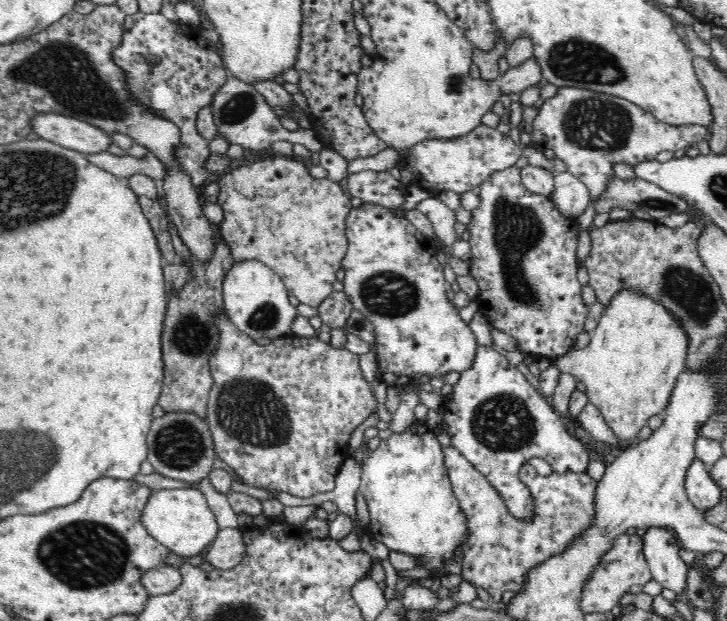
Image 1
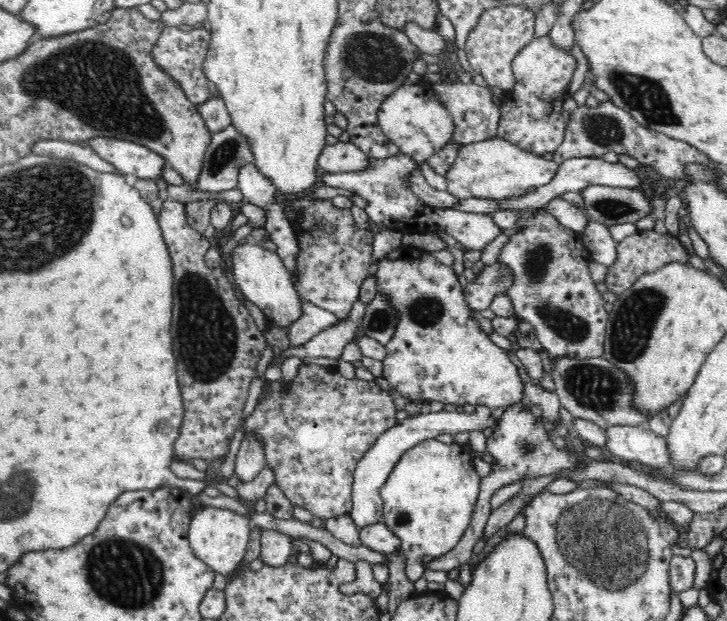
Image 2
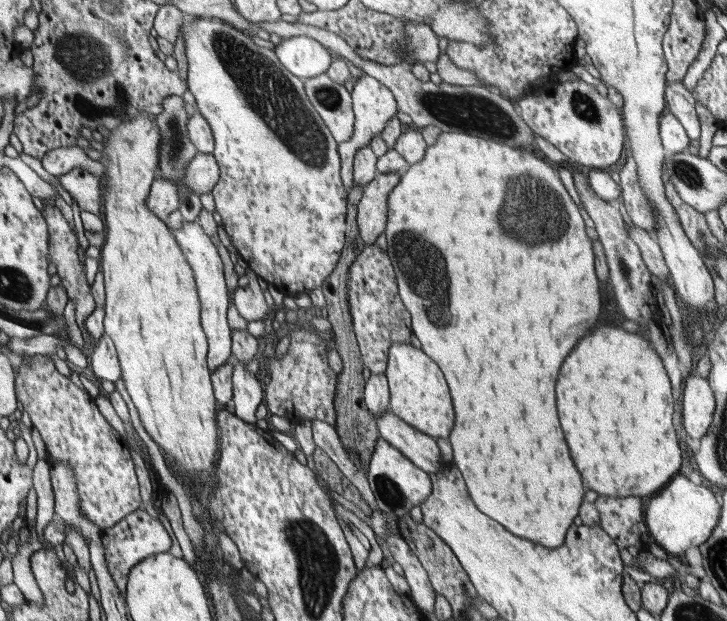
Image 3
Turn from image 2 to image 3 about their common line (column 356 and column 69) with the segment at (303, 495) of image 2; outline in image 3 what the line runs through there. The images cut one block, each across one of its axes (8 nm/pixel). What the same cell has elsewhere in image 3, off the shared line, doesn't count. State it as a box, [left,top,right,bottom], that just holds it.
[16,354,142,529]

